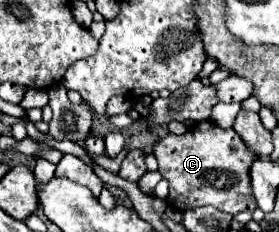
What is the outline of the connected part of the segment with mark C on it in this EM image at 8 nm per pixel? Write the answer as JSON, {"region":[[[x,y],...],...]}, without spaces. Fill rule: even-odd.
{"region":[[[212,121],[196,123],[184,135],[168,133],[154,145],[158,159],[158,171],[170,183],[166,203],[178,211],[192,207],[212,205],[224,213],[236,215],[240,211],[254,211],[256,201],[252,199],[248,171],[256,155],[244,145],[234,129],[220,129]]]}

